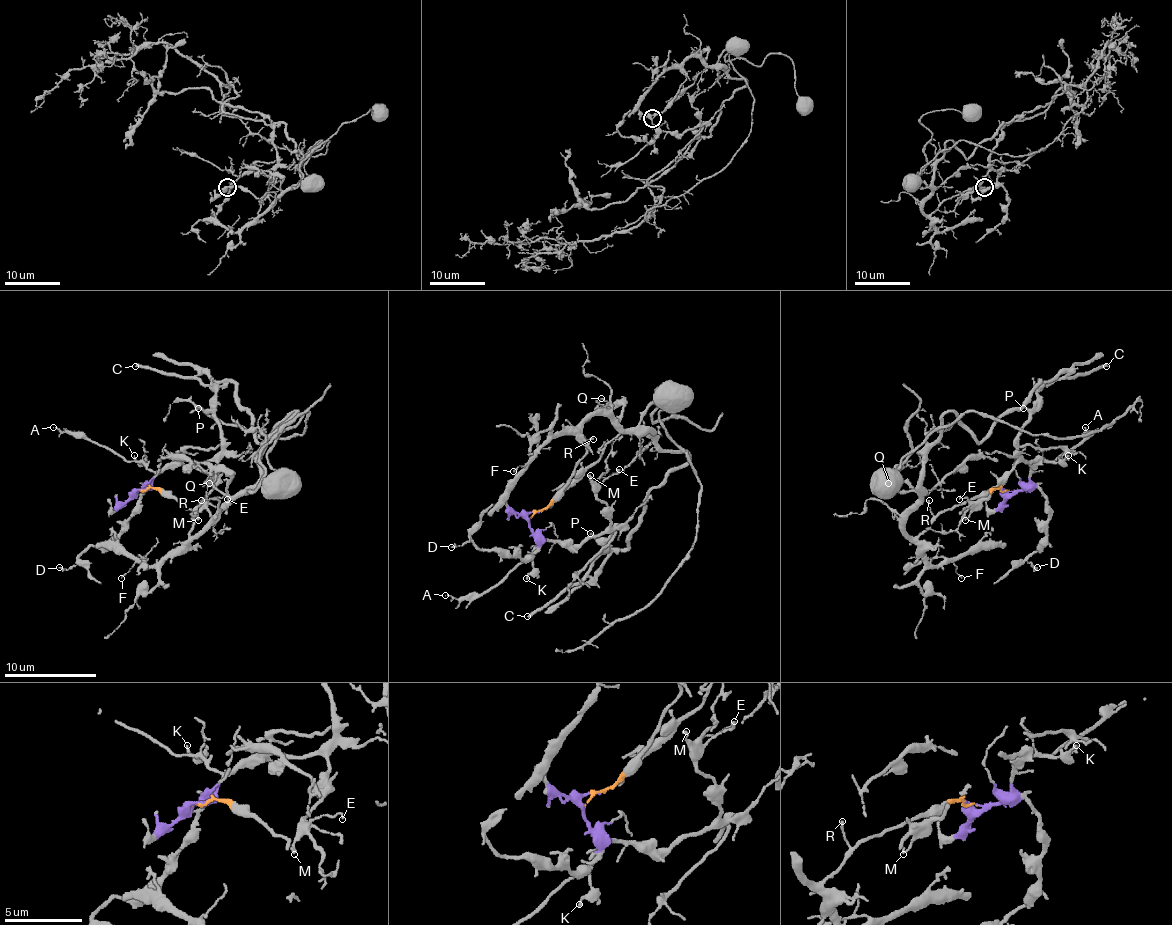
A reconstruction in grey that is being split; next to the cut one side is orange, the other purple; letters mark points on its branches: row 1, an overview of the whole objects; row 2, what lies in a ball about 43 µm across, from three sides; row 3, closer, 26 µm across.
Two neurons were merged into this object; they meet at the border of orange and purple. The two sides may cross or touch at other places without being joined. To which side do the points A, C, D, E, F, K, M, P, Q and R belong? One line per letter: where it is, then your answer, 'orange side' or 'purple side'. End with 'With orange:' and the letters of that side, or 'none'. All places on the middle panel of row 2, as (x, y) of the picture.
A: at (445, 595); purple side
C: at (527, 616); purple side
D: at (451, 547); purple side
E: at (619, 469); purple side
F: at (513, 471); orange side
K: at (526, 578); purple side
M: at (590, 475); purple side
P: at (590, 533); purple side
Q: at (601, 398); orange side
R: at (593, 439); orange side
With orange: F, Q, R

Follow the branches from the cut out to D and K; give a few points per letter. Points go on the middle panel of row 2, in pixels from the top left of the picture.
D: (529, 518), (538, 546), (527, 558), (503, 558), (496, 551), (483, 551), (471, 537), (459, 546), (450, 546)
K: (529, 518), (531, 530), (540, 539), (547, 539), (534, 551), (534, 569), (527, 578)

